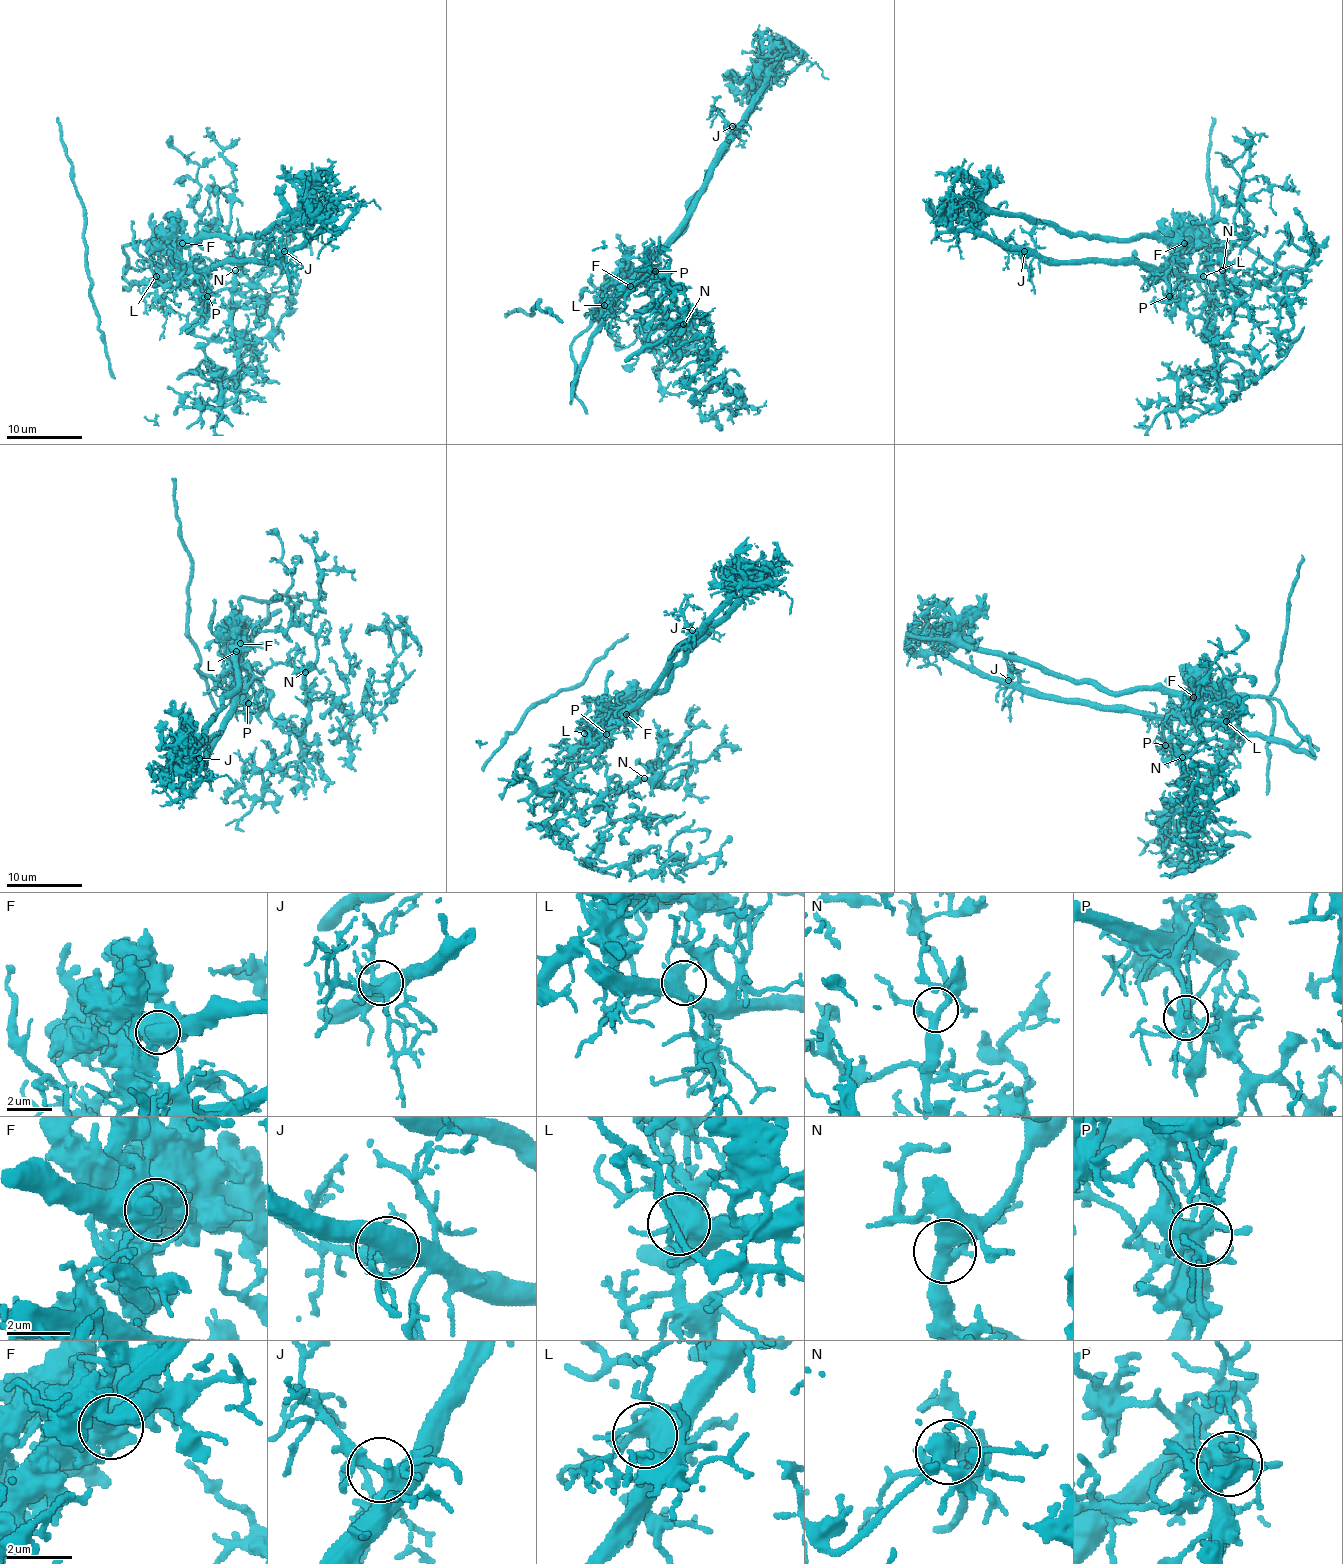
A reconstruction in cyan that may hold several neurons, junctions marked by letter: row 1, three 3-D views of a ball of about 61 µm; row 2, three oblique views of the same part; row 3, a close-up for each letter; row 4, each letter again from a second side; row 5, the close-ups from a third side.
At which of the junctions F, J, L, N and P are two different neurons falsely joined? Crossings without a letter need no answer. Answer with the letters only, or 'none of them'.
F, P

